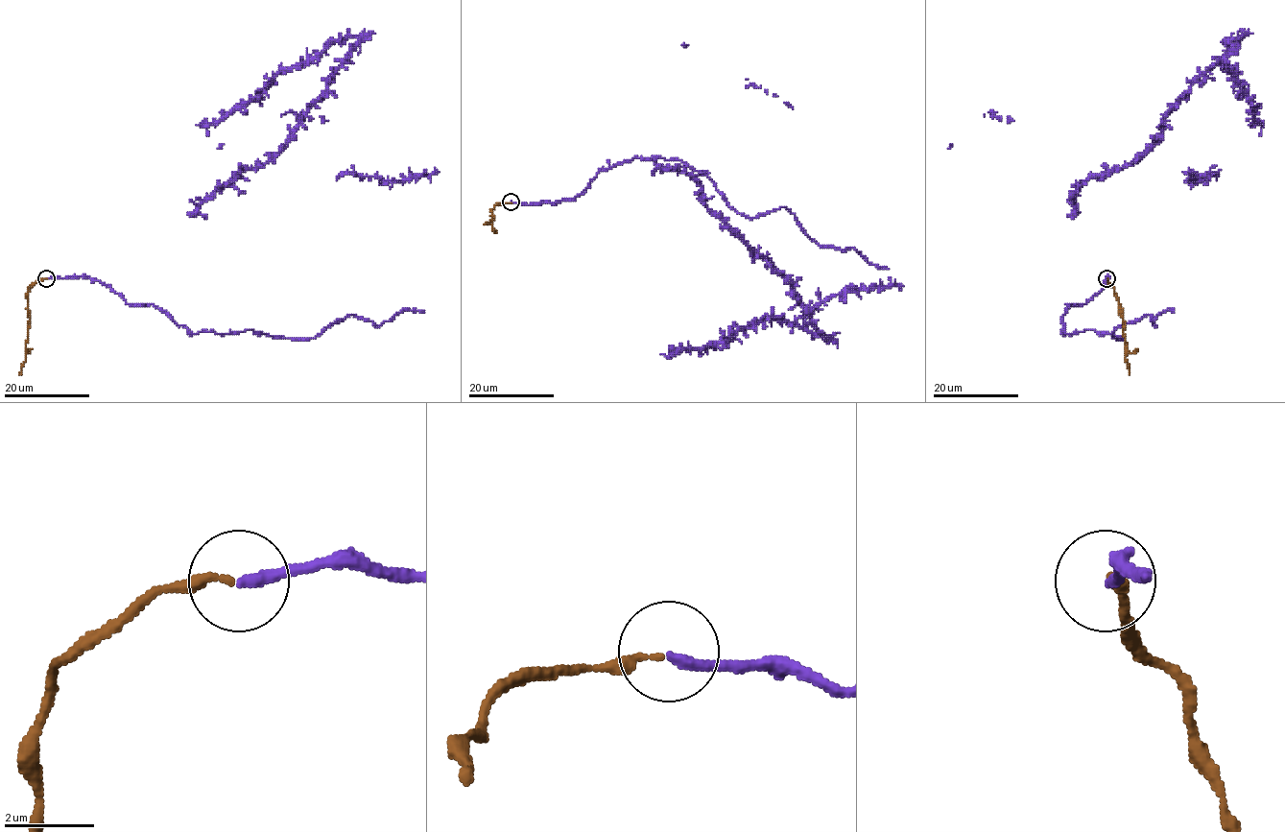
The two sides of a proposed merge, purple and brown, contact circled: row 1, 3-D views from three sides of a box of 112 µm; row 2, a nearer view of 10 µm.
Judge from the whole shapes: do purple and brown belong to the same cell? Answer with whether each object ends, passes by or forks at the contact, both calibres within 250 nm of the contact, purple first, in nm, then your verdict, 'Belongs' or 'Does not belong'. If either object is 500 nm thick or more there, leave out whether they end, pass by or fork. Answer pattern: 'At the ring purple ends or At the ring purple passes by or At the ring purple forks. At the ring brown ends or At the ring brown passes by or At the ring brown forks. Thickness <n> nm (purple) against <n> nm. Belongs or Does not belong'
At the ring purple ends. At the ring brown ends. Thickness 240 nm (purple) against 200 nm. Does not belong

